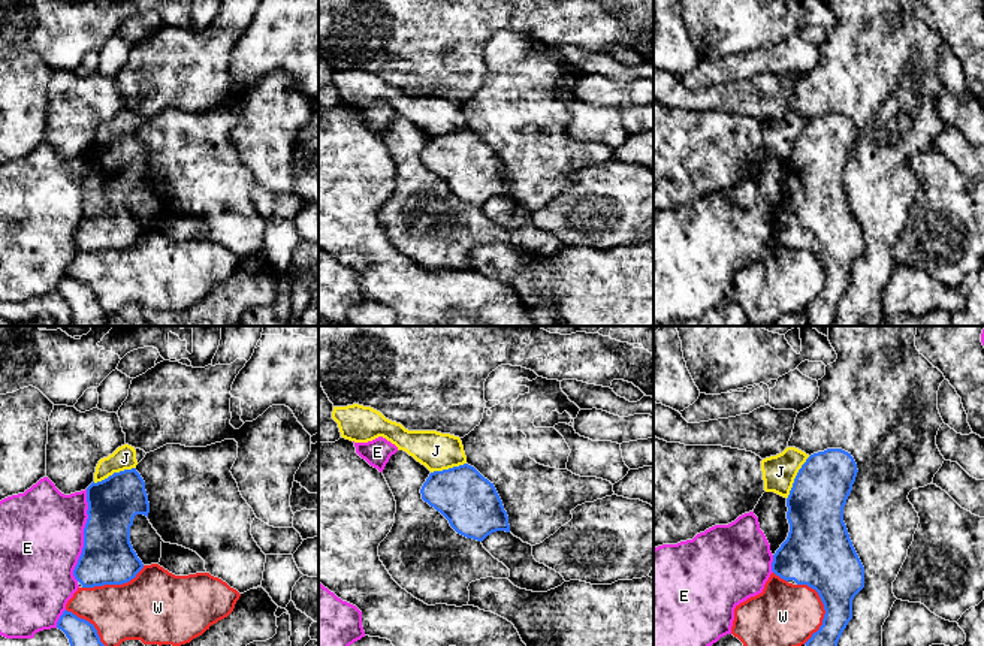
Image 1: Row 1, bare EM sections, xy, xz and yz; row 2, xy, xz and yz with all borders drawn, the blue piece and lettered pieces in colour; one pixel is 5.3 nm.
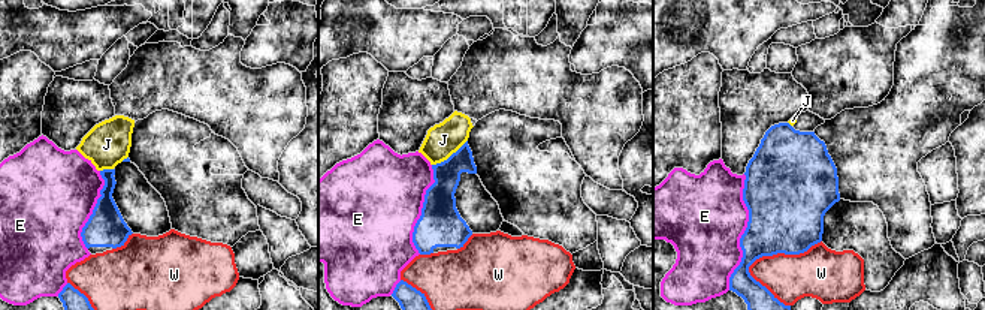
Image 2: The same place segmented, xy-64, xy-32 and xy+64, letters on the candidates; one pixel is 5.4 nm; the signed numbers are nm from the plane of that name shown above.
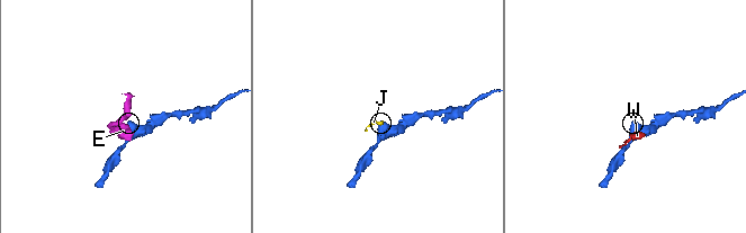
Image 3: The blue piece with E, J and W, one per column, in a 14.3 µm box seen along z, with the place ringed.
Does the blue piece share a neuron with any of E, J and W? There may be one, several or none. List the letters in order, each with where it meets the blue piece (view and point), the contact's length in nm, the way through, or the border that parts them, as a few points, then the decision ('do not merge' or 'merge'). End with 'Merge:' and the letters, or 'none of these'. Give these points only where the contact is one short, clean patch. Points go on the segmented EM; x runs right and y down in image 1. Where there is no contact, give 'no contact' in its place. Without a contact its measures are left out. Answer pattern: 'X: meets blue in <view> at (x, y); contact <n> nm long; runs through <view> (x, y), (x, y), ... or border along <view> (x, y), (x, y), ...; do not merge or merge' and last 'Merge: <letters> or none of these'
E: meets blue in xy at (84, 536); contact 500 nm long; do not merge
J: meets blue in xy at (114, 473); contact 240 nm long; border along xy (135, 467), (114, 471), (93, 482); do not merge
W: meets blue in yz at (824, 609); contact 340 nm long; do not merge
Merge: none of these

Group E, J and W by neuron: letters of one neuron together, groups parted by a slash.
E / J / W

